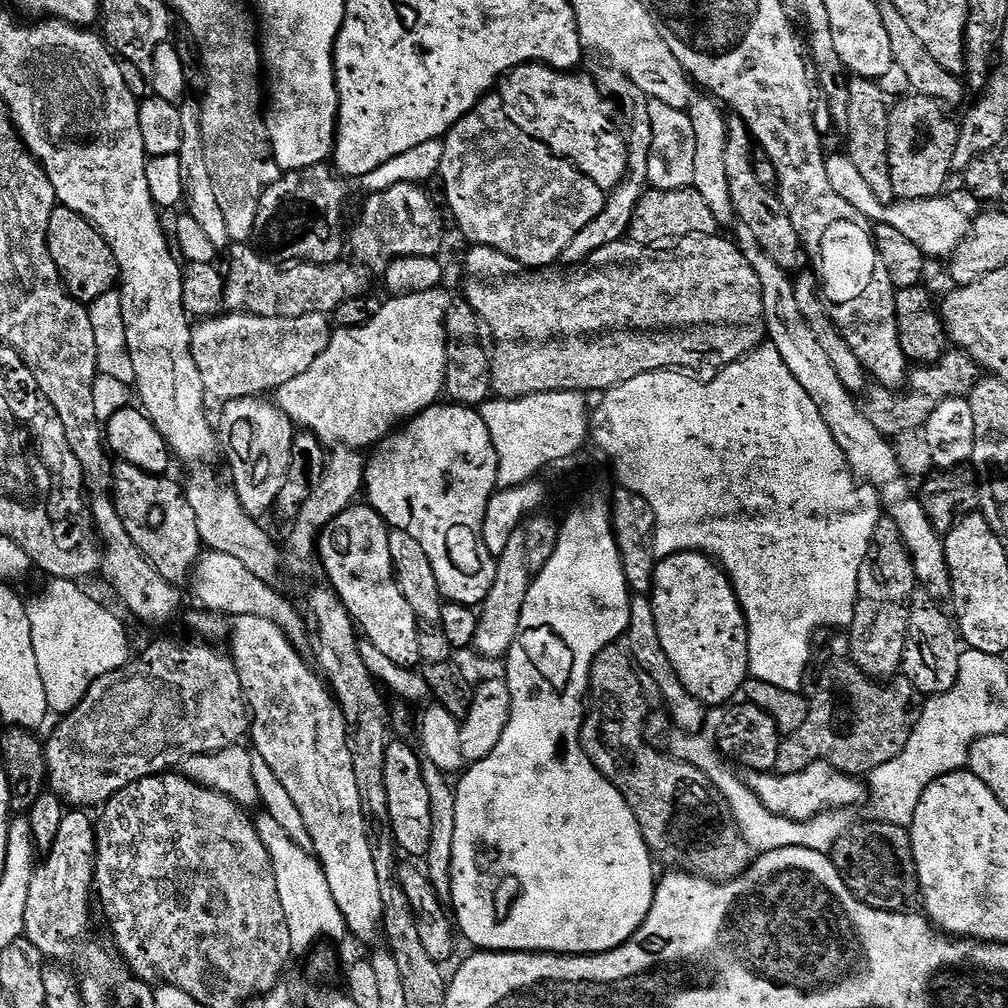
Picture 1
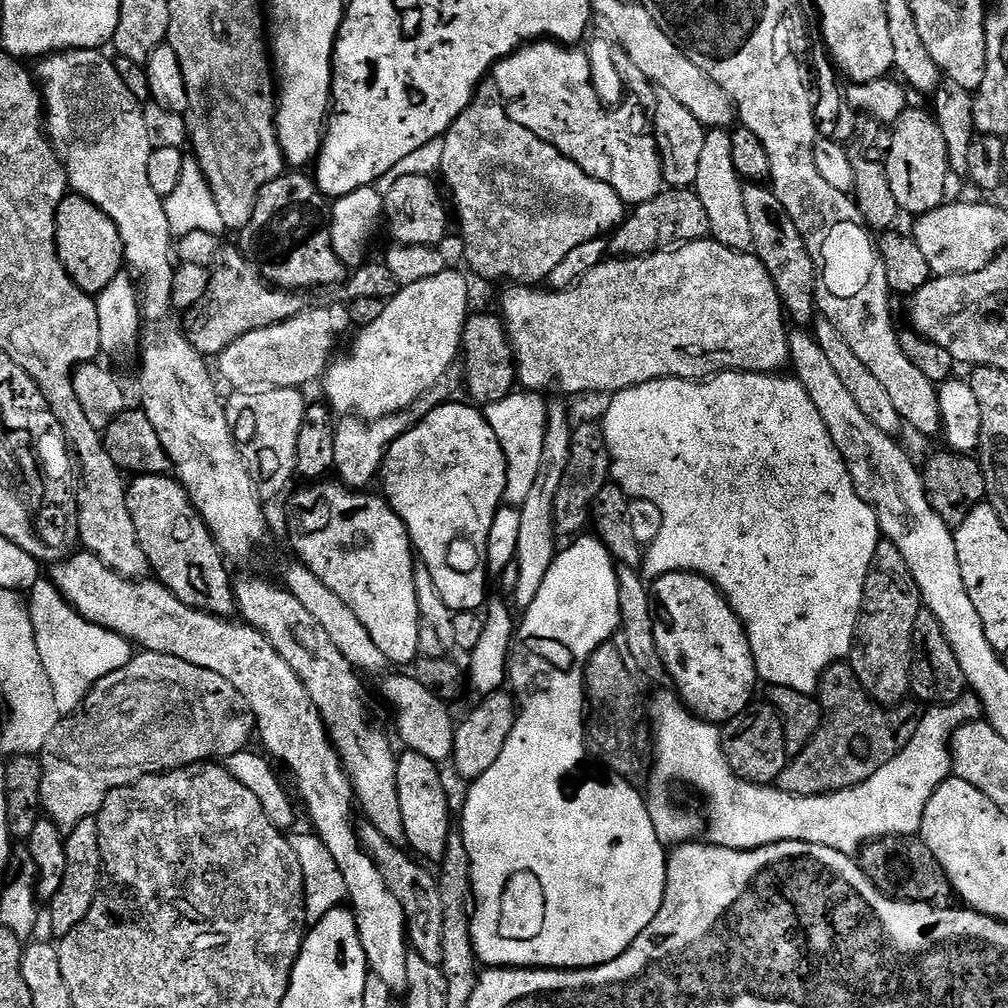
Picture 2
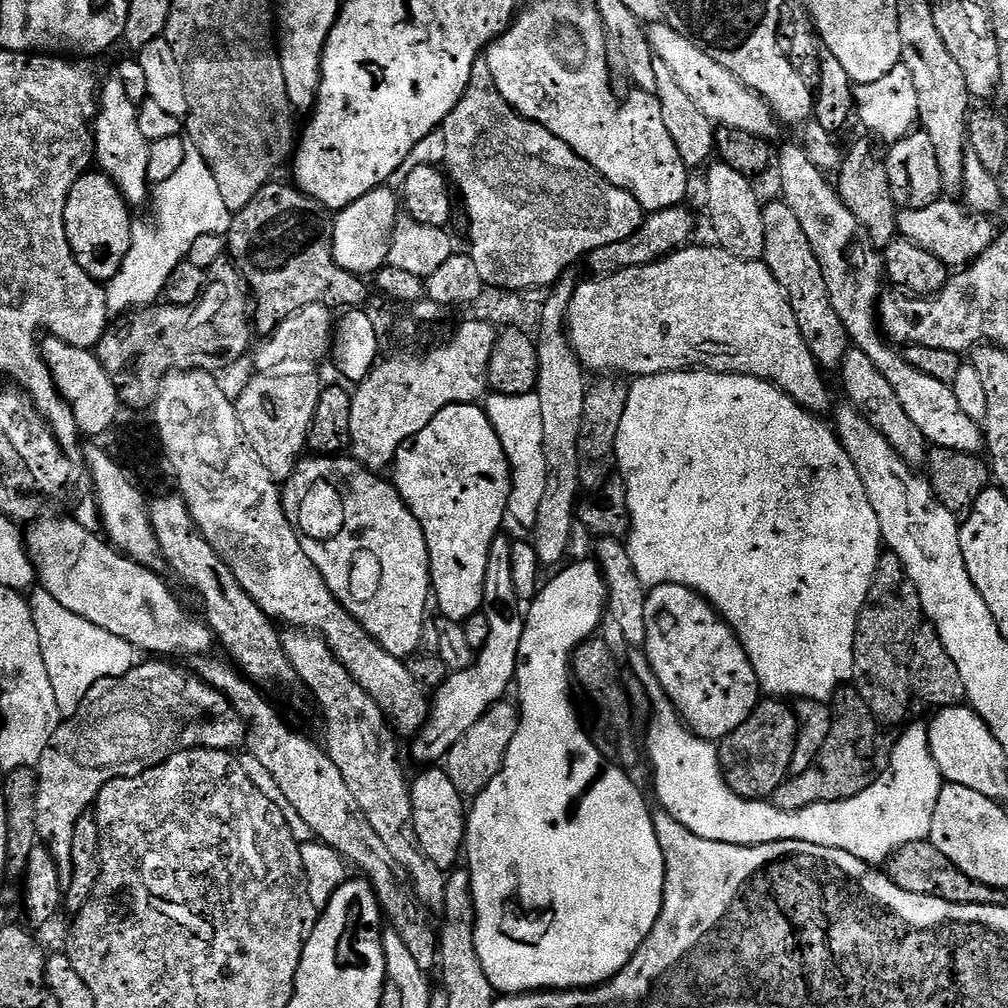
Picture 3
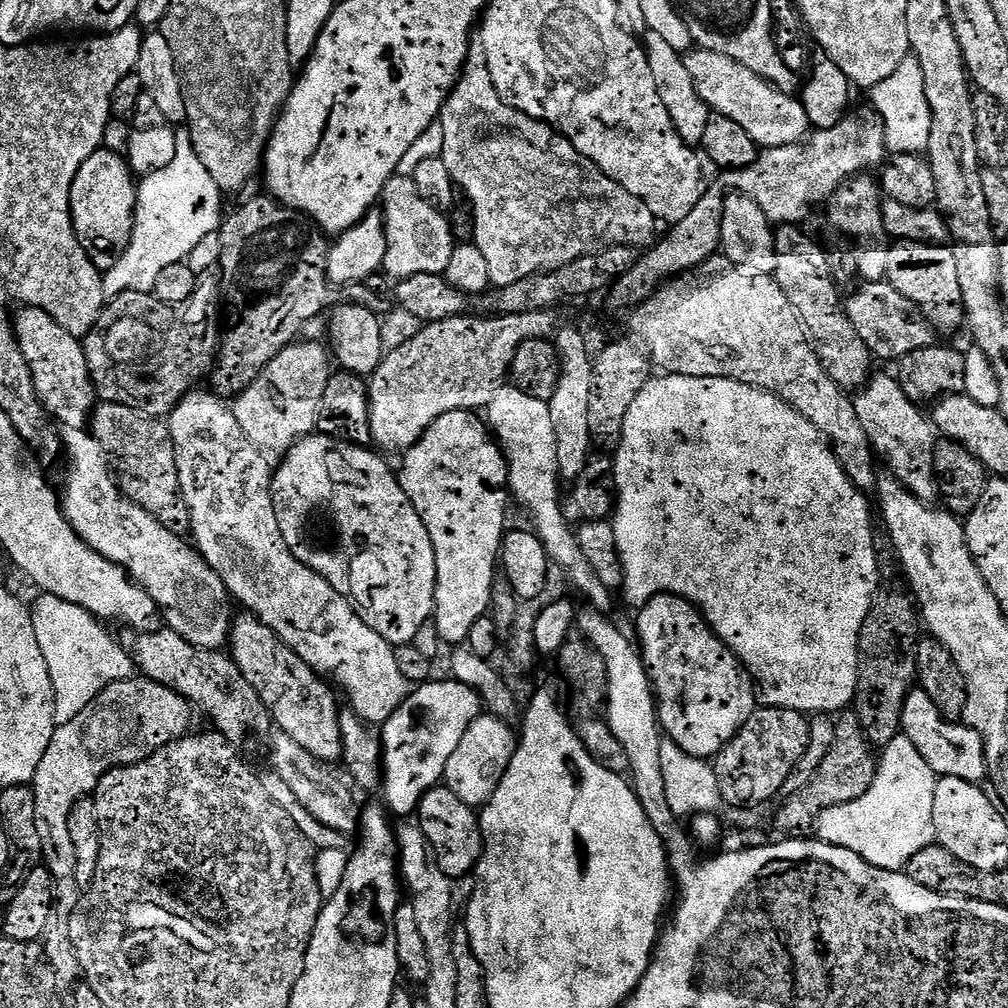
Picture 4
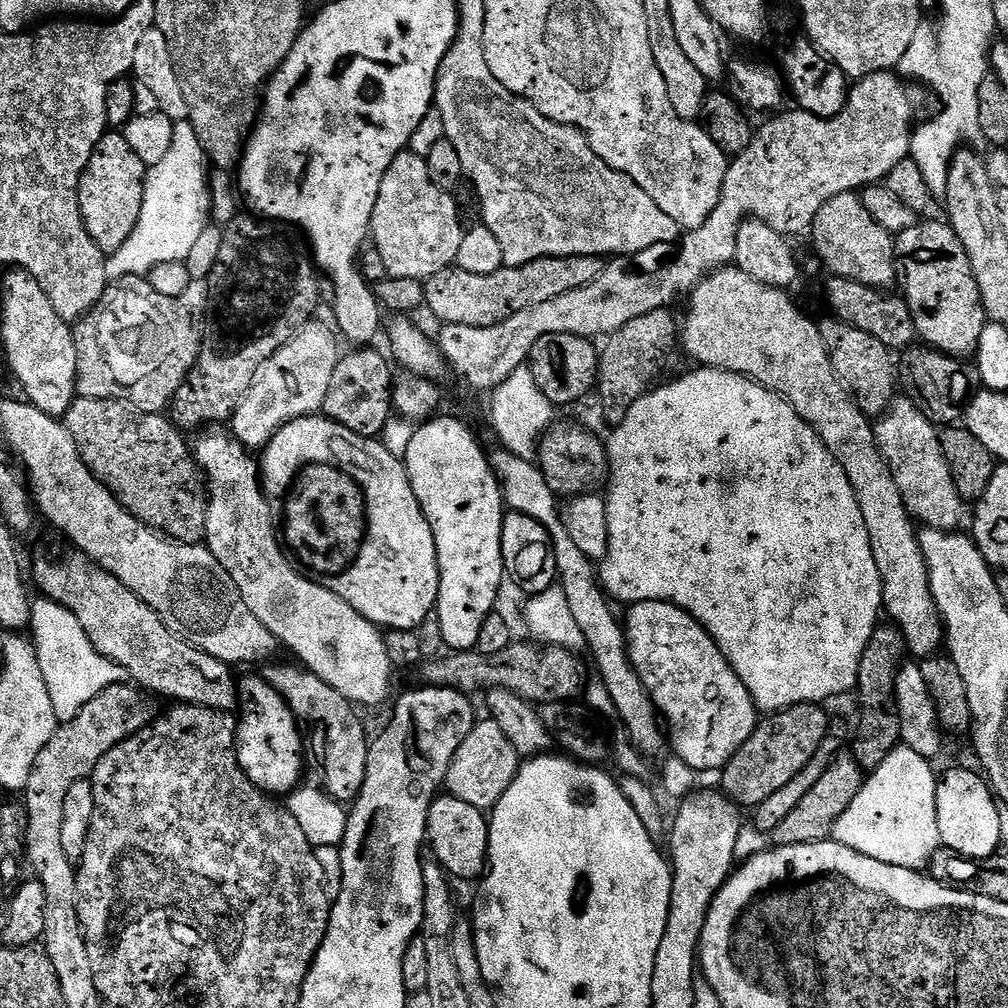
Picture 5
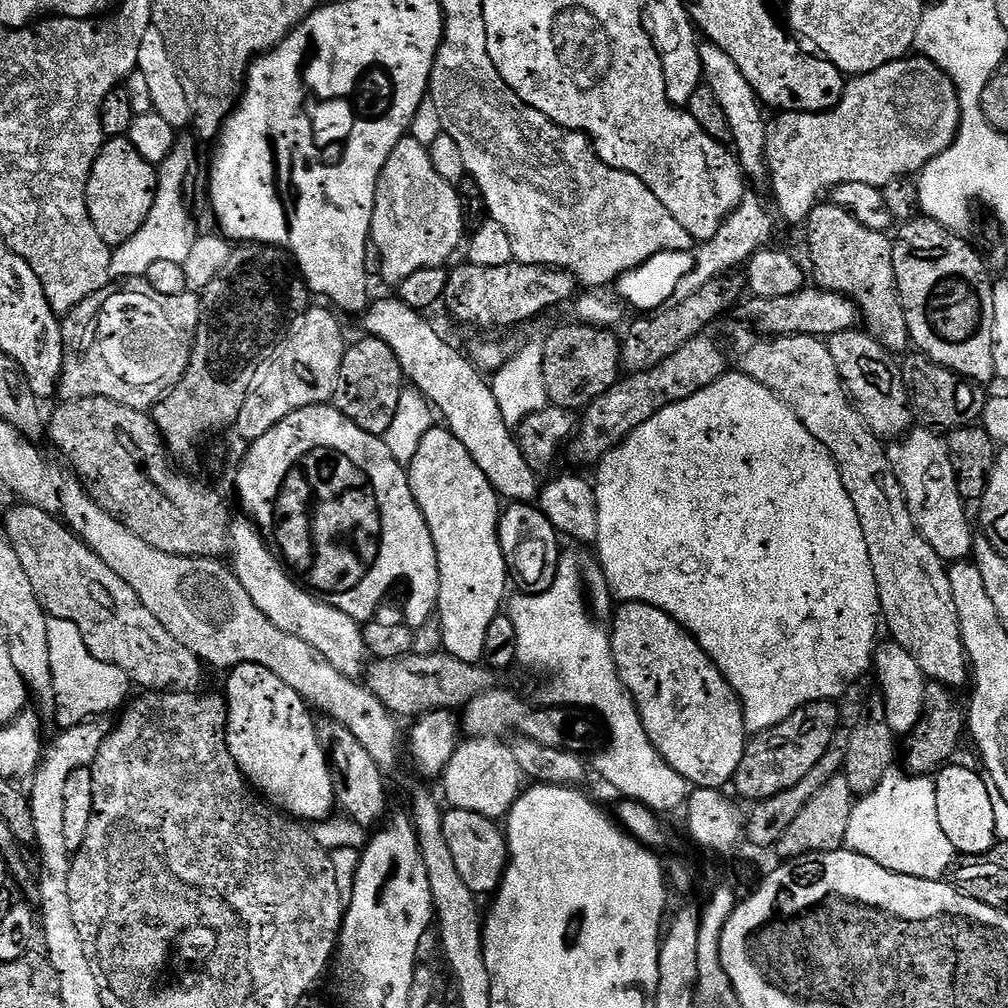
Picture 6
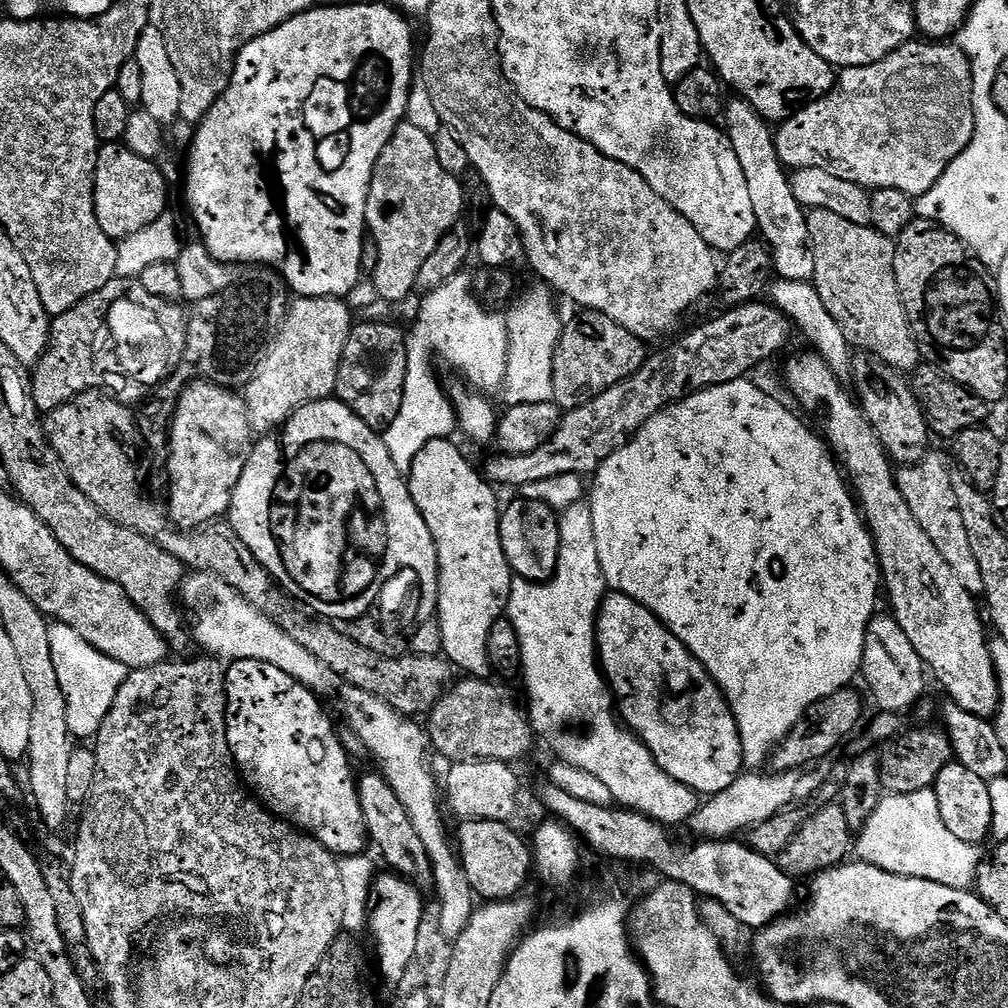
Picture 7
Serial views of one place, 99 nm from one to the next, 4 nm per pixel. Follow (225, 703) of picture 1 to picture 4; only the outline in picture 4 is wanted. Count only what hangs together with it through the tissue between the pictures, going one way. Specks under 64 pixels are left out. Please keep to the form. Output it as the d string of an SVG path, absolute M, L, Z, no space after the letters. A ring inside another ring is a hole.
M133 678L114 682L106 686L78 714L78 718L70 718L70 722L59 725L50 738L50 746L46 746L46 755L42 762L38 762L38 770L31 782L32 793L34 794L34 819L38 829L38 838L42 841L43 867L50 870L52 875L52 913L50 922L46 922L44 931L44 953L50 962L50 966L56 975L56 982L61 989L75 989L81 979L80 963L78 954L74 950L74 942L70 942L70 918L75 914L76 907L80 905L82 890L78 886L78 878L74 878L74 870L78 867L78 857L74 855L74 841L70 838L70 810L78 801L91 797L95 793L98 782L112 768L121 768L127 764L137 764L148 756L153 756L160 748L165 748L170 742L181 740L189 735L192 728L192 712L194 706L185 696L162 686L158 682L147 678Z

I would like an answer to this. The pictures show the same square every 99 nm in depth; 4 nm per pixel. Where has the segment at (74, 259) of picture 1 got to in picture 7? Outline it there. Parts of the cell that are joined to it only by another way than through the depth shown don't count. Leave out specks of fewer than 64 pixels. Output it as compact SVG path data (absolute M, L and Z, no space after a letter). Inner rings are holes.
M123 142L101 147L94 182L94 210L98 214L98 226L106 230L111 240L119 242L130 238L130 234L146 230L146 226L158 222L158 218L169 211L168 180L158 165L156 160L134 154Z

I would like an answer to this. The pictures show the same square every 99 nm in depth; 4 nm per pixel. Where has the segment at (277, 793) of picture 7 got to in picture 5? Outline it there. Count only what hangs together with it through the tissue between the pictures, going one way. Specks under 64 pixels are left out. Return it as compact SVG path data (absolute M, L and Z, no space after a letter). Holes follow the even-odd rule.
M263 675L248 676L238 684L238 713L235 725L236 757L240 769L250 778L254 787L273 797L280 798L295 792L301 783L300 775L306 769L304 741L300 735L296 717L286 701L268 684Z

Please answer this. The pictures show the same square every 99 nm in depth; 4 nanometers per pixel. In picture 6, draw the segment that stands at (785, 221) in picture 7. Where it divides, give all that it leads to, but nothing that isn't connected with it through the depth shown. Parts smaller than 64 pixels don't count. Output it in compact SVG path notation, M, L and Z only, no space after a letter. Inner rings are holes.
M710 42L701 43L700 58L704 71L703 83L710 90L714 90L718 102L722 105L722 110L726 113L726 122L730 122L732 131L730 144L734 149L736 159L740 161L740 169L744 171L744 175L749 181L767 181L769 174L766 138L768 137L769 121L764 120L765 109L762 107L760 99L754 94L754 86L750 86L750 82L746 82L746 77L730 59L730 54L726 54L718 46L714 46Z

